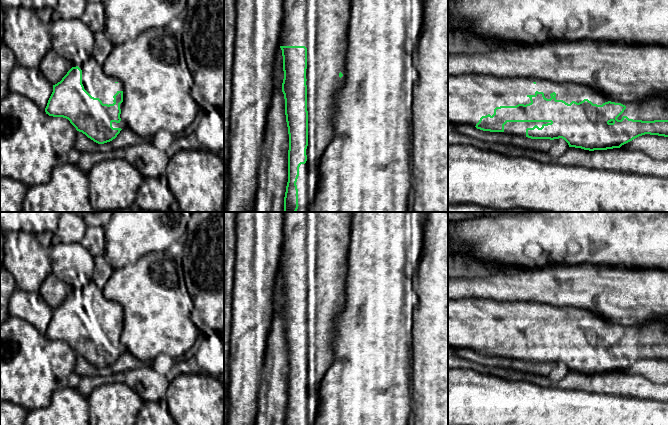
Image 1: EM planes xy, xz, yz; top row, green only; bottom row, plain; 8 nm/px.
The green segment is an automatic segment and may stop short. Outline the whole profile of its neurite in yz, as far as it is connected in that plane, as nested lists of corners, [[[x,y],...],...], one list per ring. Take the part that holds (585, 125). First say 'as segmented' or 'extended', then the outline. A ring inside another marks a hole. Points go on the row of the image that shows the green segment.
extended | [[[485,74],[448,75],[448,123],[457,128],[469,125],[531,139],[562,138],[569,147],[607,150],[620,148],[645,134],[668,137],[668,100],[654,97],[623,103],[575,83]]]

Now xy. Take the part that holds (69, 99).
extended | [[[91,56],[83,64],[74,65],[60,82],[53,85],[45,112],[49,116],[68,119],[77,131],[98,144],[104,144],[115,139],[127,127],[120,118],[122,106],[122,82],[107,76],[103,66]]]

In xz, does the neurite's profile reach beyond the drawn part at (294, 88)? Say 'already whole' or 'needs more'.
needs more

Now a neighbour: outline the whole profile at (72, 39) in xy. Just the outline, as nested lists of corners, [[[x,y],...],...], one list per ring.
[[[59,19],[49,28],[52,49],[73,65],[83,64],[91,57],[94,33],[81,19]]]

